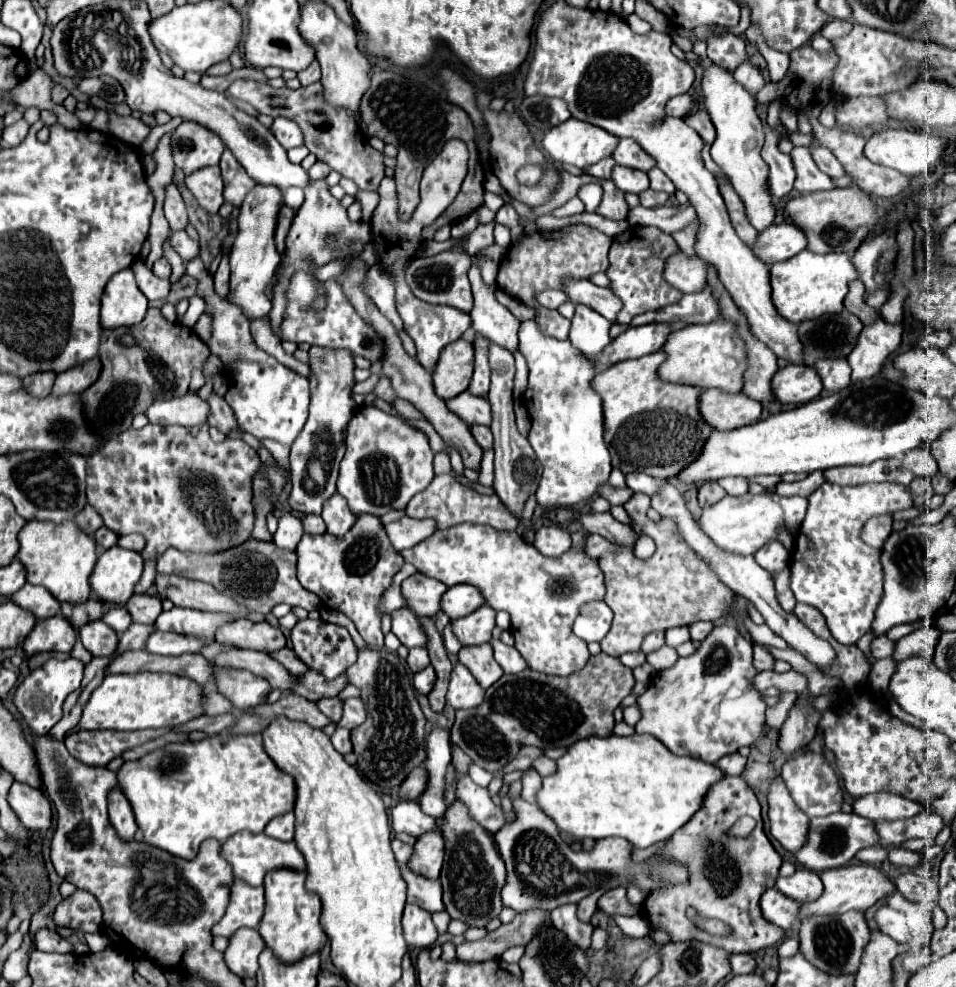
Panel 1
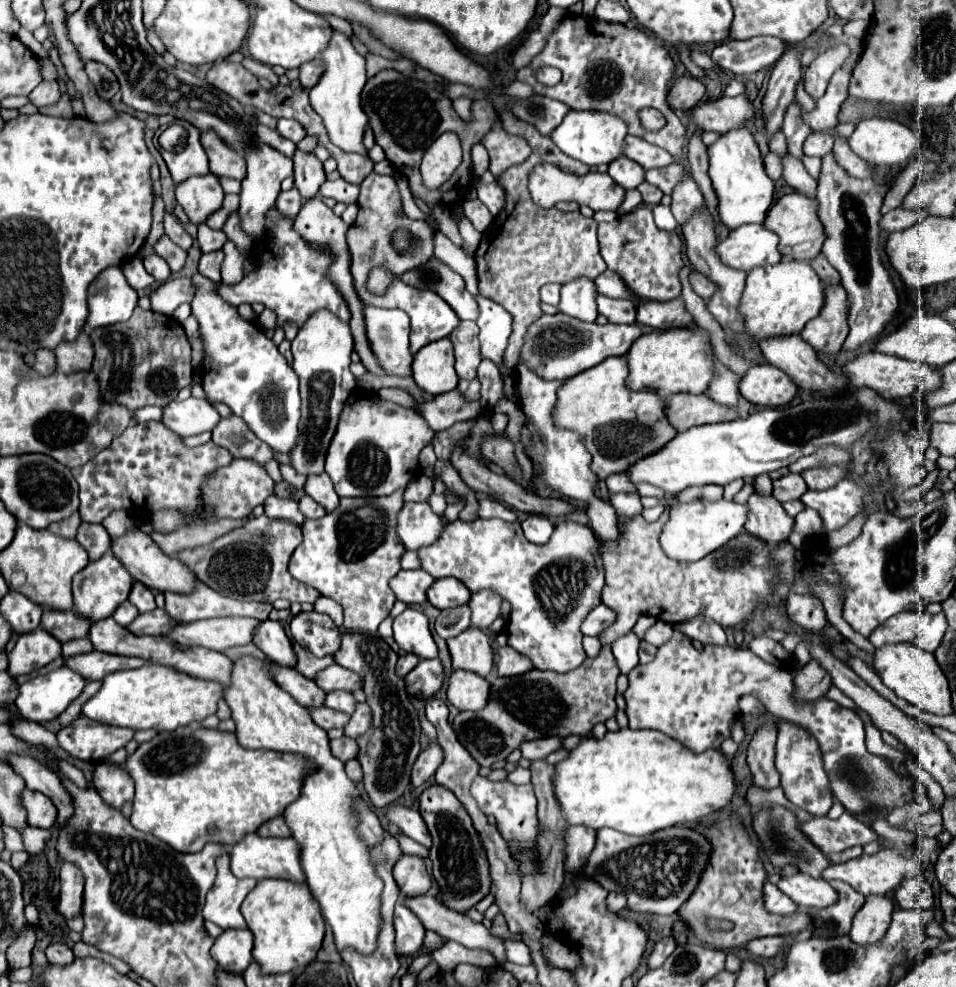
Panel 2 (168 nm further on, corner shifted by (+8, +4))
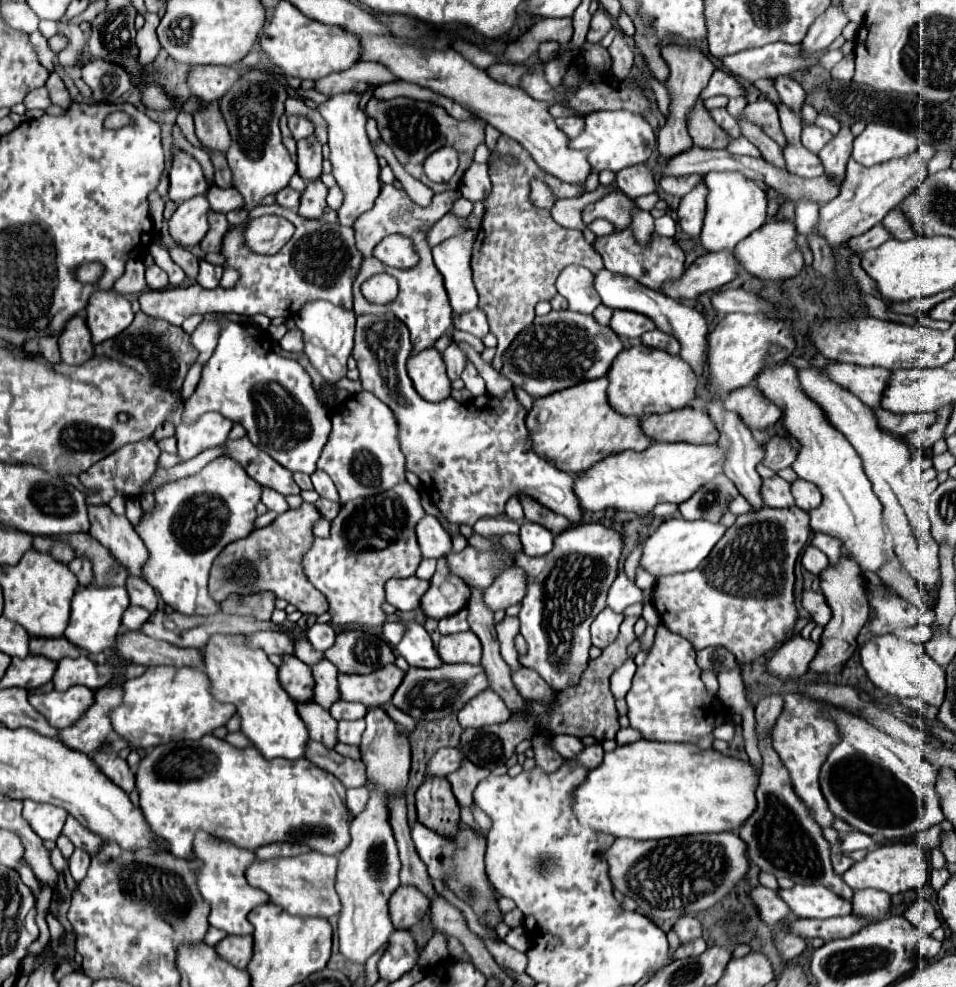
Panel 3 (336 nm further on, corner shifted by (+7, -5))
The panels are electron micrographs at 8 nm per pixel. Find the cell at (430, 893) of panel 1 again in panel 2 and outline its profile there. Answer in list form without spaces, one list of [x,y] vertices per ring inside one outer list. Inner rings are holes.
[[[421,894],[415,898],[403,900],[409,910],[413,910],[427,930],[437,932],[447,940],[455,940],[467,948],[485,948],[489,950],[499,964],[505,962],[503,940],[493,940],[489,930],[483,924],[471,922],[465,914],[449,912],[437,898],[431,894]]]

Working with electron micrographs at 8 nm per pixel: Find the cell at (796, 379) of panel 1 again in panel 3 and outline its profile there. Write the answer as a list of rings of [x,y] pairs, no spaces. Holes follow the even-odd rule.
[[[756,385],[730,391],[730,395],[726,395],[722,403],[724,409],[738,413],[738,417],[750,431],[766,429],[782,417],[780,407],[774,405],[770,399],[762,397],[762,391]]]

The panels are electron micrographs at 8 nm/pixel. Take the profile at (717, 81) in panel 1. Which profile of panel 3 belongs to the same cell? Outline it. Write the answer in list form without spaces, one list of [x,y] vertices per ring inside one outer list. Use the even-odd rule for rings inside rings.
[[[706,173],[704,183],[710,193],[706,199],[706,215],[700,231],[700,243],[706,251],[734,249],[736,243],[746,239],[750,233],[760,229],[766,221],[766,193],[750,179],[740,173]]]

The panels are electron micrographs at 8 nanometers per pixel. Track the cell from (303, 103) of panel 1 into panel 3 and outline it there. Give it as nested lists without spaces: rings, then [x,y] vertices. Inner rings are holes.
[[[194,65],[188,71],[186,83],[194,97],[202,101],[220,99],[230,85],[238,79],[238,71],[234,67],[216,67],[216,65]]]

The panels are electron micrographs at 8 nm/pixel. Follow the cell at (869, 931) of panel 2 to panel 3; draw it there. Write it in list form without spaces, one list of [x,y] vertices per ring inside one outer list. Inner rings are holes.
[[[858,889],[852,895],[852,907],[854,907],[854,915],[884,919],[890,911],[890,895],[878,889]]]

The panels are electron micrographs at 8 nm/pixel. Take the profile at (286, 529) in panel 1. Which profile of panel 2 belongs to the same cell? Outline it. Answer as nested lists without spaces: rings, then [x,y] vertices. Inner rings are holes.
[[[269,496],[269,500],[265,500],[265,516],[271,520],[287,520],[293,524],[301,524],[305,520],[297,508],[297,502],[293,498],[281,496]]]

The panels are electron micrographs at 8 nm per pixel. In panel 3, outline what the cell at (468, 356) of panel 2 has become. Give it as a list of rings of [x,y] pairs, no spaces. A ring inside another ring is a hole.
[[[450,343],[450,347],[448,347],[442,355],[444,355],[446,373],[448,373],[450,381],[458,379],[460,373],[464,371],[464,365],[466,365],[466,353],[464,353],[456,343]]]

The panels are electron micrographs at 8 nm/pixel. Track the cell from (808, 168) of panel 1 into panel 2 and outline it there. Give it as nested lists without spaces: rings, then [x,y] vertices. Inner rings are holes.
[[[793,104],[787,108],[785,114],[785,124],[783,124],[783,134],[787,138],[787,152],[789,156],[803,158],[803,142],[809,136],[811,128],[801,120],[801,110],[793,108]]]

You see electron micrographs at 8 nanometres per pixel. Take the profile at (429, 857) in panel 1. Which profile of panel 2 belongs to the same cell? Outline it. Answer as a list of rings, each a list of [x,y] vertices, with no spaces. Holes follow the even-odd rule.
[[[403,854],[393,866],[393,878],[403,896],[419,896],[431,888],[431,876],[427,872],[427,860],[423,856]]]

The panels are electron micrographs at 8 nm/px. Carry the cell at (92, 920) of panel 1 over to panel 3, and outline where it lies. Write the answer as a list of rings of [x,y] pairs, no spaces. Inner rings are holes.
[[[74,849],[72,857],[70,857],[70,873],[74,877],[74,881],[82,881],[82,877],[86,875],[90,865],[90,855],[82,849]]]

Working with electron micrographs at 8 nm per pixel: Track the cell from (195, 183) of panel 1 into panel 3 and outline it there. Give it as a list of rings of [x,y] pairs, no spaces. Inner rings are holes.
[[[204,195],[180,203],[176,213],[168,219],[168,229],[174,241],[178,241],[182,247],[198,245],[208,231],[208,221],[206,221],[208,209],[210,203],[206,201]]]

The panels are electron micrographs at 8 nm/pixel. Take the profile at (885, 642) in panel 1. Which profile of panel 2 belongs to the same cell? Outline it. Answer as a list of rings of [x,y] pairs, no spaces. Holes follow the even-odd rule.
[[[903,612],[897,616],[891,616],[885,624],[881,624],[871,636],[869,642],[875,648],[881,648],[885,644],[899,644],[899,642],[911,642],[915,636],[915,612]]]

